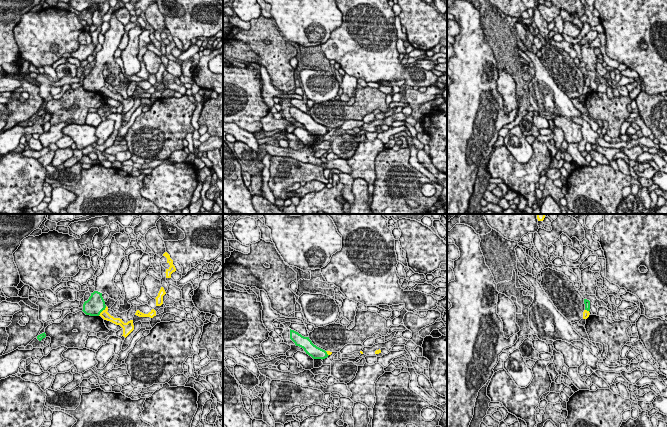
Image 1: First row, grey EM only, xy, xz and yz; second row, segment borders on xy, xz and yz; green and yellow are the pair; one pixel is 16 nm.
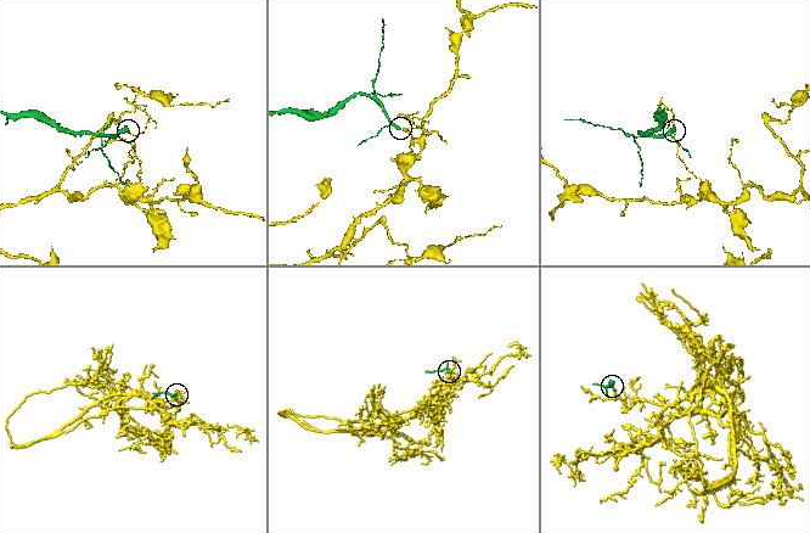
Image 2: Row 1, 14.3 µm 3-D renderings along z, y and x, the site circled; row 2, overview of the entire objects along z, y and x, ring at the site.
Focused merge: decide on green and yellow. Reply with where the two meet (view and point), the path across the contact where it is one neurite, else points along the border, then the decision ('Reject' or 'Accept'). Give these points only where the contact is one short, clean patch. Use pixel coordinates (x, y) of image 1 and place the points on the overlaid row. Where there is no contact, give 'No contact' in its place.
Touches green at xy (102, 310). Boundary: xy (106, 306), (98, 315). Reject

